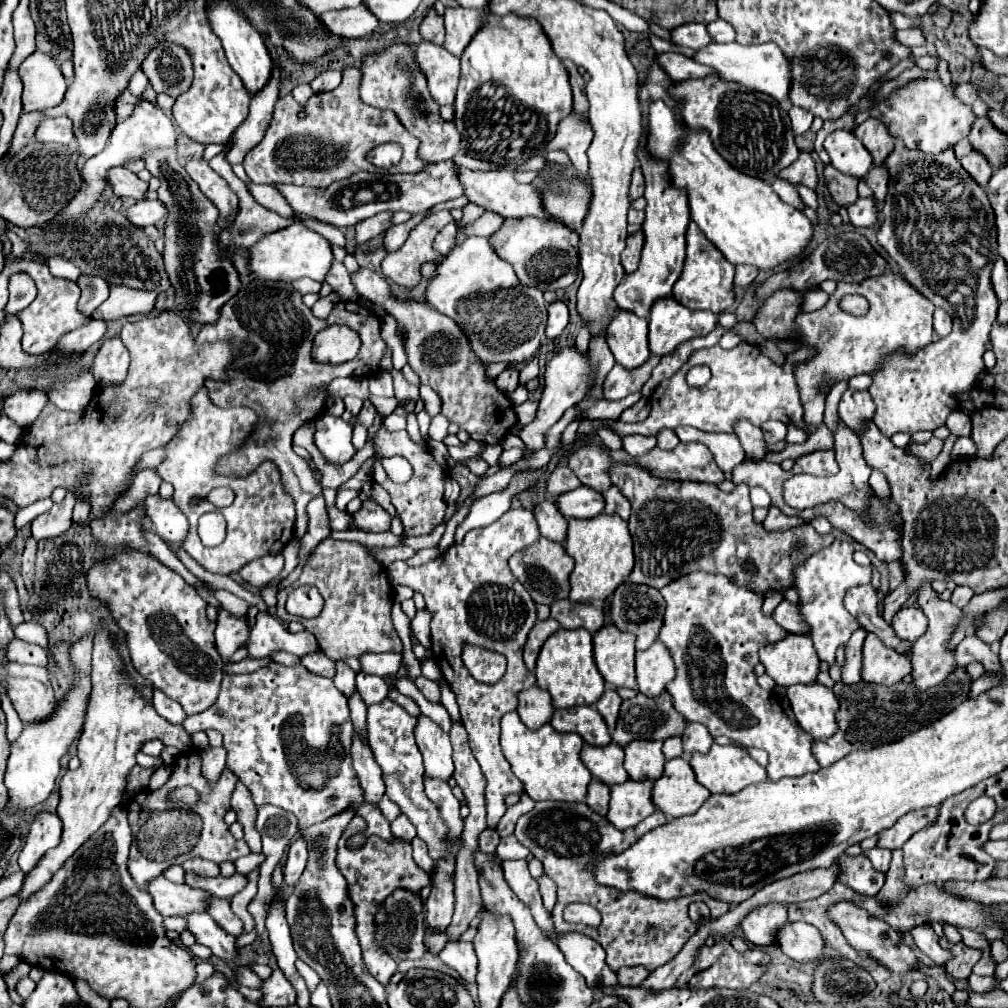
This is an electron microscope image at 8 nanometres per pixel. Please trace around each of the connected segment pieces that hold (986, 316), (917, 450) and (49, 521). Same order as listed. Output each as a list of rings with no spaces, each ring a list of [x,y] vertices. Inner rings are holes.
[[[895,140],[893,154],[885,160],[889,168],[889,194],[883,206],[883,224],[879,228],[877,240],[889,252],[891,258],[897,260],[905,276],[917,280],[919,292],[925,296],[933,296],[937,308],[945,308],[953,318],[953,332],[947,338],[929,344],[915,354],[907,354],[905,350],[897,350],[881,362],[881,368],[871,372],[873,382],[869,386],[869,394],[877,406],[875,412],[875,426],[885,436],[893,436],[895,432],[919,432],[919,430],[935,430],[945,426],[945,420],[951,412],[959,410],[959,396],[967,394],[975,382],[979,372],[985,370],[983,354],[985,344],[989,340],[991,326],[997,318],[997,296],[991,288],[991,268],[997,258],[997,230],[993,220],[993,210],[989,206],[985,190],[971,180],[971,176],[961,168],[959,160],[955,158],[953,150],[947,150],[939,156],[923,154],[919,150],[909,150],[901,140]],[[965,206],[973,206],[973,222],[963,226],[963,216],[959,214]]]
[[[931,438],[927,444],[915,444],[915,442],[911,442],[907,446],[907,450],[911,454],[915,454],[915,456],[927,460],[927,462],[933,462],[937,458],[937,454],[941,452],[941,448],[943,448],[943,440],[939,440],[939,438]]]
[[[73,488],[73,492],[67,492],[63,502],[53,504],[53,508],[49,512],[37,516],[31,522],[35,540],[47,540],[53,536],[61,536],[63,532],[67,532],[71,528],[71,510],[75,504],[75,494],[77,494],[77,488]]]

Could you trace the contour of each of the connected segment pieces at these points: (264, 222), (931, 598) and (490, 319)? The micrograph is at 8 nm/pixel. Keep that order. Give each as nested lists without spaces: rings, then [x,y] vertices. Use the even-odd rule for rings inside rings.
[[[229,144],[225,146],[225,150],[221,152],[221,154],[217,154],[213,160],[209,160],[209,166],[223,178],[223,180],[227,180],[227,184],[229,184],[229,188],[239,196],[239,216],[237,216],[237,222],[233,224],[233,228],[231,230],[223,230],[221,232],[221,242],[223,242],[223,246],[225,248],[231,248],[231,244],[233,246],[241,246],[241,248],[249,248],[249,246],[253,246],[261,236],[267,236],[269,232],[277,232],[277,230],[281,230],[281,228],[287,228],[289,224],[295,224],[295,222],[299,222],[299,218],[295,216],[295,218],[285,218],[285,216],[279,216],[277,212],[271,212],[271,210],[267,210],[267,208],[263,208],[261,204],[257,204],[255,200],[253,200],[253,196],[249,194],[249,190],[247,190],[247,186],[233,174],[233,170],[231,170],[231,164],[225,160],[225,152],[227,152],[227,148],[229,148]]]
[[[921,584],[921,592],[917,592],[917,602],[919,602],[919,608],[925,612],[925,616],[929,620],[929,628],[919,640],[913,642],[913,648],[911,648],[913,672],[911,672],[911,676],[913,676],[913,684],[917,688],[921,688],[921,692],[925,692],[925,688],[933,688],[941,680],[945,680],[945,676],[955,668],[953,652],[947,650],[945,642],[953,634],[955,624],[961,618],[961,608],[957,608],[951,602],[941,600],[931,584]]]
[[[467,238],[461,246],[453,248],[449,256],[437,262],[435,276],[431,276],[427,286],[427,302],[441,314],[453,318],[465,330],[469,342],[473,344],[471,348],[475,350],[475,356],[485,364],[503,360],[517,366],[525,362],[529,356],[533,356],[545,340],[547,302],[543,300],[543,292],[519,284],[513,268],[495,254],[487,238]]]

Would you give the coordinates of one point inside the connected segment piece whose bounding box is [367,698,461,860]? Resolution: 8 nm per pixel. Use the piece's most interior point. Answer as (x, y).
(390, 729)

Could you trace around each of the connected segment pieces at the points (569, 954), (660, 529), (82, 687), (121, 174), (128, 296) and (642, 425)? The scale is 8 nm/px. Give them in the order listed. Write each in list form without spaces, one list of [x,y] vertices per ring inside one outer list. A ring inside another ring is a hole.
[[[573,932],[573,934],[563,934],[557,938],[559,950],[565,954],[565,960],[585,978],[589,988],[597,992],[597,984],[601,982],[601,970],[605,966],[605,950],[601,944],[591,940],[585,934]]]
[[[613,462],[611,482],[631,502],[629,532],[635,546],[635,566],[631,582],[663,588],[689,572],[705,570],[723,574],[737,586],[745,586],[759,596],[793,588],[793,572],[815,552],[829,546],[835,536],[819,536],[811,524],[801,524],[789,532],[769,534],[753,520],[749,484],[735,484],[733,492],[719,492],[711,484],[689,480],[657,480],[649,472]]]
[[[87,634],[85,638],[75,642],[71,650],[71,660],[75,662],[75,670],[77,670],[77,686],[65,696],[63,702],[59,702],[57,712],[47,722],[25,724],[21,736],[11,744],[11,756],[3,780],[9,790],[9,804],[7,804],[9,814],[27,812],[37,804],[45,802],[53,792],[59,774],[59,758],[69,750],[75,736],[83,728],[83,718],[91,692],[91,640],[93,634]]]
[[[113,168],[109,172],[109,184],[117,196],[131,196],[135,200],[143,200],[149,192],[149,184],[139,180],[137,174],[127,168]]]
[[[111,284],[109,288],[111,288],[109,298],[93,312],[93,318],[119,320],[125,316],[133,316],[135,312],[145,312],[145,316],[149,316],[155,310],[157,304],[155,292],[141,290],[141,298],[139,298],[139,290],[131,290],[127,286],[115,286],[115,284]]]
[[[739,344],[733,350],[723,350],[721,346],[697,350],[689,356],[685,366],[675,372],[669,380],[663,380],[651,394],[651,414],[643,422],[625,424],[621,420],[583,420],[579,424],[575,442],[565,444],[561,450],[557,450],[551,460],[549,468],[557,468],[559,460],[567,456],[577,442],[589,440],[589,436],[595,436],[599,428],[611,428],[617,436],[629,436],[629,434],[643,434],[643,436],[657,436],[663,428],[675,428],[675,426],[693,426],[705,432],[727,432],[735,434],[735,424],[739,420],[749,420],[753,426],[761,426],[767,420],[779,420],[784,424],[792,424],[808,434],[803,420],[804,409],[799,402],[797,384],[793,382],[793,362],[799,362],[801,358],[807,358],[809,350],[799,350],[791,356],[787,356],[785,366],[773,364],[759,346],[751,344]],[[693,366],[709,366],[711,368],[711,380],[703,388],[689,388],[685,382],[685,374]]]

